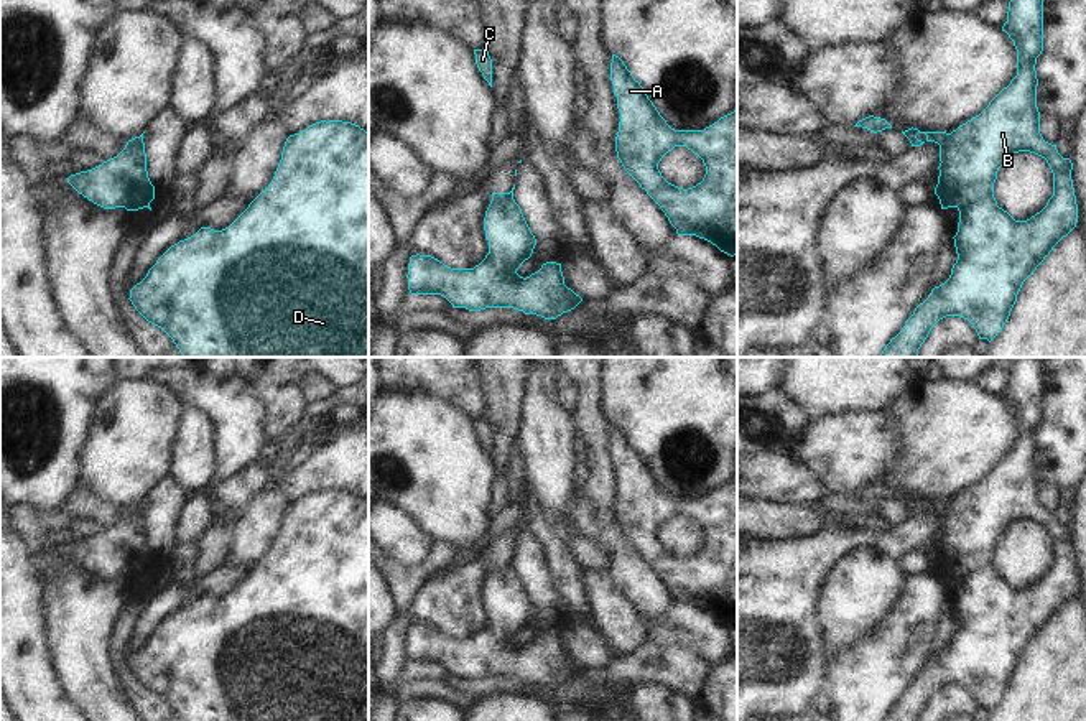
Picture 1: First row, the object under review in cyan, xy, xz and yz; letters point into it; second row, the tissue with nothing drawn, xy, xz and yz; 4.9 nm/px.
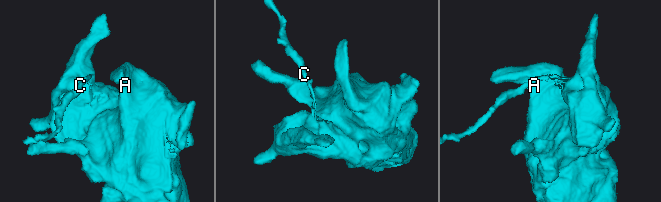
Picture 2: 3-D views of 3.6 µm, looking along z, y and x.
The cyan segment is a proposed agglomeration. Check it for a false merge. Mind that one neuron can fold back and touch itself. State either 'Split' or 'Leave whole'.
Split.

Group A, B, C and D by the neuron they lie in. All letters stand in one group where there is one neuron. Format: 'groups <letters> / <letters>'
groups A B D / C

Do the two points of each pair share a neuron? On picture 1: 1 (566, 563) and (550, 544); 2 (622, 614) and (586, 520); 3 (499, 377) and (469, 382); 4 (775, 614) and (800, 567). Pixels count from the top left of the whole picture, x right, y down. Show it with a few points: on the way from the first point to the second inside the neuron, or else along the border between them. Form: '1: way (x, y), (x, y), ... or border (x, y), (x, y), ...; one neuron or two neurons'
1: way (561, 558), (555, 548); one neuron
2: border (607, 572), (631, 603); two neurons
3: border (481, 374), (484, 392), (489, 399), (487, 417); two neurons
4: way (775, 603), (775, 591), (788, 578); one neuron

